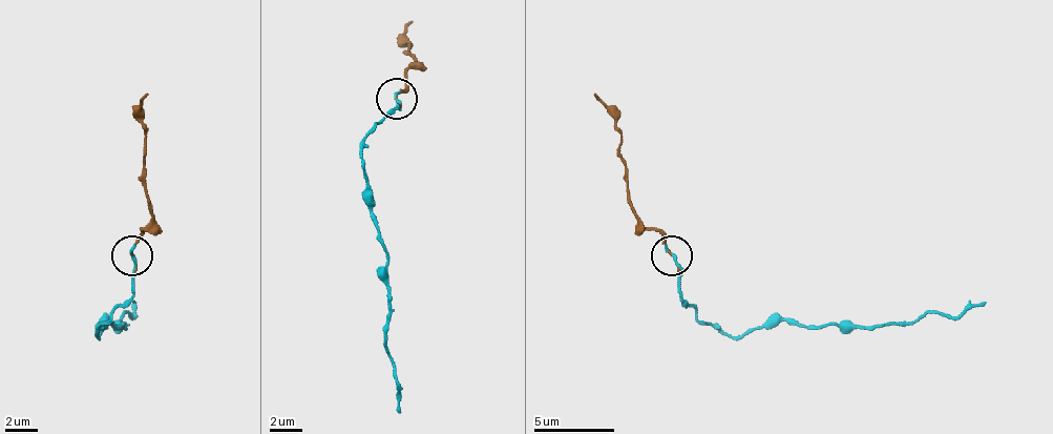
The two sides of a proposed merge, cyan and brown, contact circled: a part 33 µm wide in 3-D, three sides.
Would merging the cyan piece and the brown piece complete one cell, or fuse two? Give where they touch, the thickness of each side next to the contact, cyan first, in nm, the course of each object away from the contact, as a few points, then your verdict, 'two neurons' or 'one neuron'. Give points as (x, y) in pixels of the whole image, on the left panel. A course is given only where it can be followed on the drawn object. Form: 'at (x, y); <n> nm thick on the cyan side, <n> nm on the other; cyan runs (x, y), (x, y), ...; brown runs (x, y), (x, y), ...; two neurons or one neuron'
at (131, 255); 240 nm thick on the cyan side, 50 nm on the other; cyan runs (132, 254), (132, 295), (97, 335), (108, 319), (125, 328), (121, 319), (129, 311), (132, 315), (137, 303); brown runs (132, 254), (149, 222), (141, 112), (149, 92); one neuron

